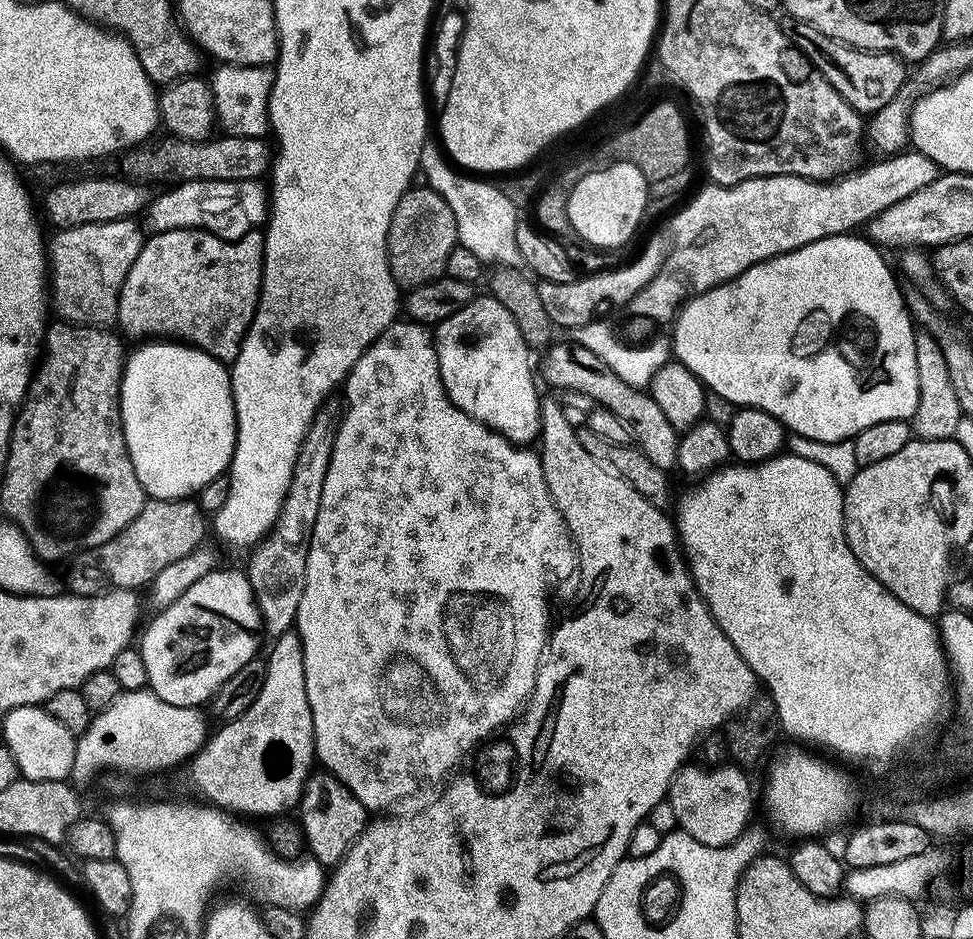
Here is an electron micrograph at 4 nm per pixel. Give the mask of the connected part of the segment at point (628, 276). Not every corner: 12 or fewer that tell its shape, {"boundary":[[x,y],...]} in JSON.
{"boundary":[[663,247],[570,283],[537,287],[555,327],[599,317],[600,304],[627,305],[654,278]]}

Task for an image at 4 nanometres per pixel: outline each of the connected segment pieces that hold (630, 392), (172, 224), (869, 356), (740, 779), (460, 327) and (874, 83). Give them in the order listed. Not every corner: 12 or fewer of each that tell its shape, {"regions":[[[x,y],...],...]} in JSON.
{"regions":[[[575,342],[548,344],[538,372],[632,429],[637,448],[676,468],[680,436],[647,392]],[[259,179],[185,180],[146,210],[151,233],[234,242],[270,211]],[[824,236],[693,295],[675,359],[789,433],[918,406],[885,253]],[[732,762],[677,772],[679,831],[727,848],[749,827],[752,784]],[[477,295],[435,325],[454,406],[512,443],[542,396],[510,310]],[[795,25],[799,51],[861,114],[905,87],[905,61]]]}

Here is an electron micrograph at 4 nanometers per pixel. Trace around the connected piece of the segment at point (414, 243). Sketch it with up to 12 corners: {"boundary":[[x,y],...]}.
{"boundary":[[409,187],[388,229],[388,262],[438,274],[458,246],[454,210]]}

